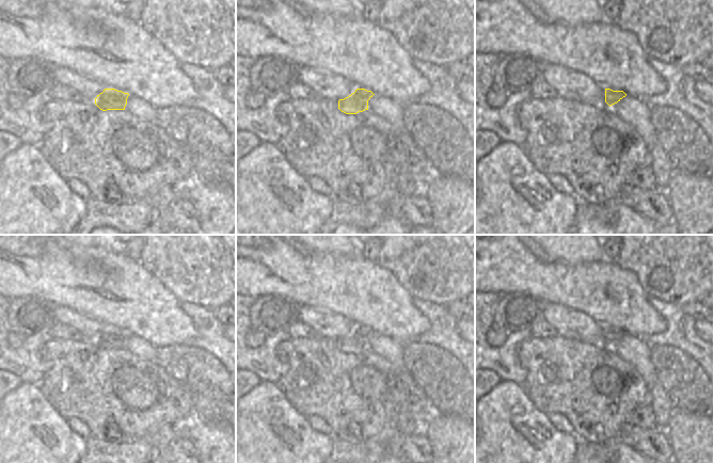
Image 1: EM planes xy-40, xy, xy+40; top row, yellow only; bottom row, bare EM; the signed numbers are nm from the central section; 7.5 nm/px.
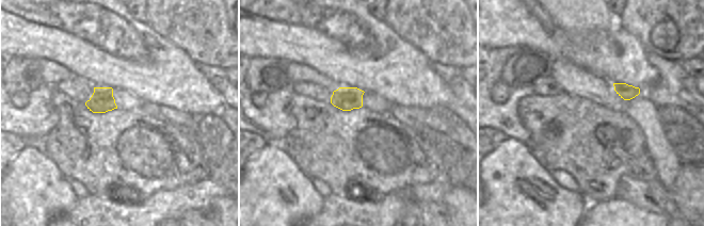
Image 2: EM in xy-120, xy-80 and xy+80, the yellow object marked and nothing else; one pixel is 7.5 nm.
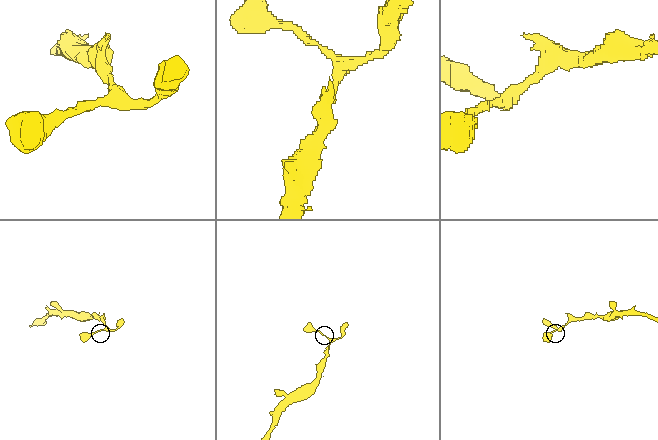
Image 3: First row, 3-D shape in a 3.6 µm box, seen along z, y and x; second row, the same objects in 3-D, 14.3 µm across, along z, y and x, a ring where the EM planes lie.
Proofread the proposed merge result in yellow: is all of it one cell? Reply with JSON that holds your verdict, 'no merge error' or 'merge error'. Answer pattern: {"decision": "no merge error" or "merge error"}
{"decision": "no merge error"}

